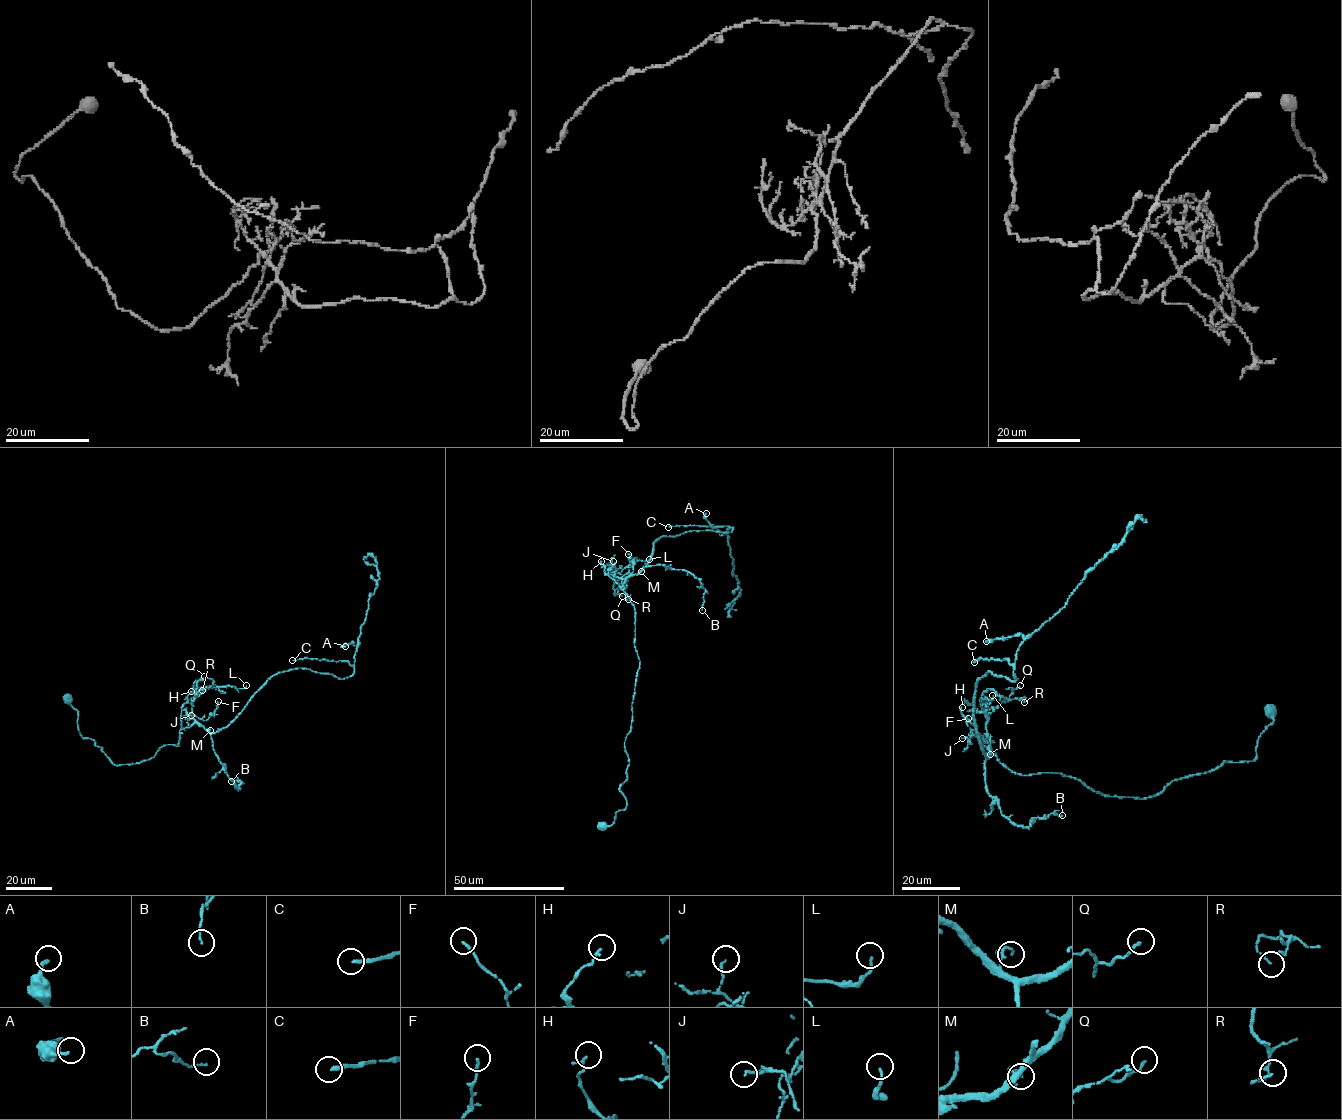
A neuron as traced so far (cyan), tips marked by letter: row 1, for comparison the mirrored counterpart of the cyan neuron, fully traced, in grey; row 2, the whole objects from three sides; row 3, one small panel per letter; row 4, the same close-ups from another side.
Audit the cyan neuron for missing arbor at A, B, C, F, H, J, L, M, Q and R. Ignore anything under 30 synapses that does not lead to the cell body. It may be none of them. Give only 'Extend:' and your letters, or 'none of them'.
Extend: C

